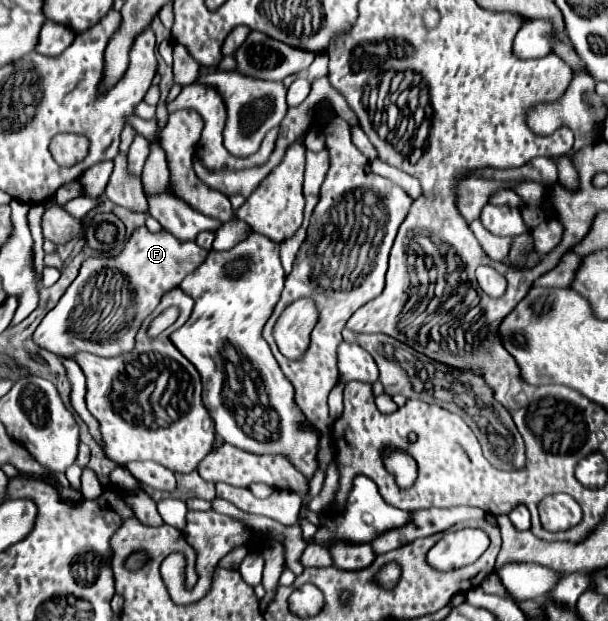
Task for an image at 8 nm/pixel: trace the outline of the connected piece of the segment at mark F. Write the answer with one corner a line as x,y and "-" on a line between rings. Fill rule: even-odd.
147,226
137,228
117,256
87,258
83,262
79,276
61,296
59,304
37,326
33,342
59,358
73,358
77,352
91,352
103,358
131,352
137,330
157,308
163,294
177,288
207,254
195,242
181,242
167,230
151,234
-
125,278
133,290
135,316
125,316

